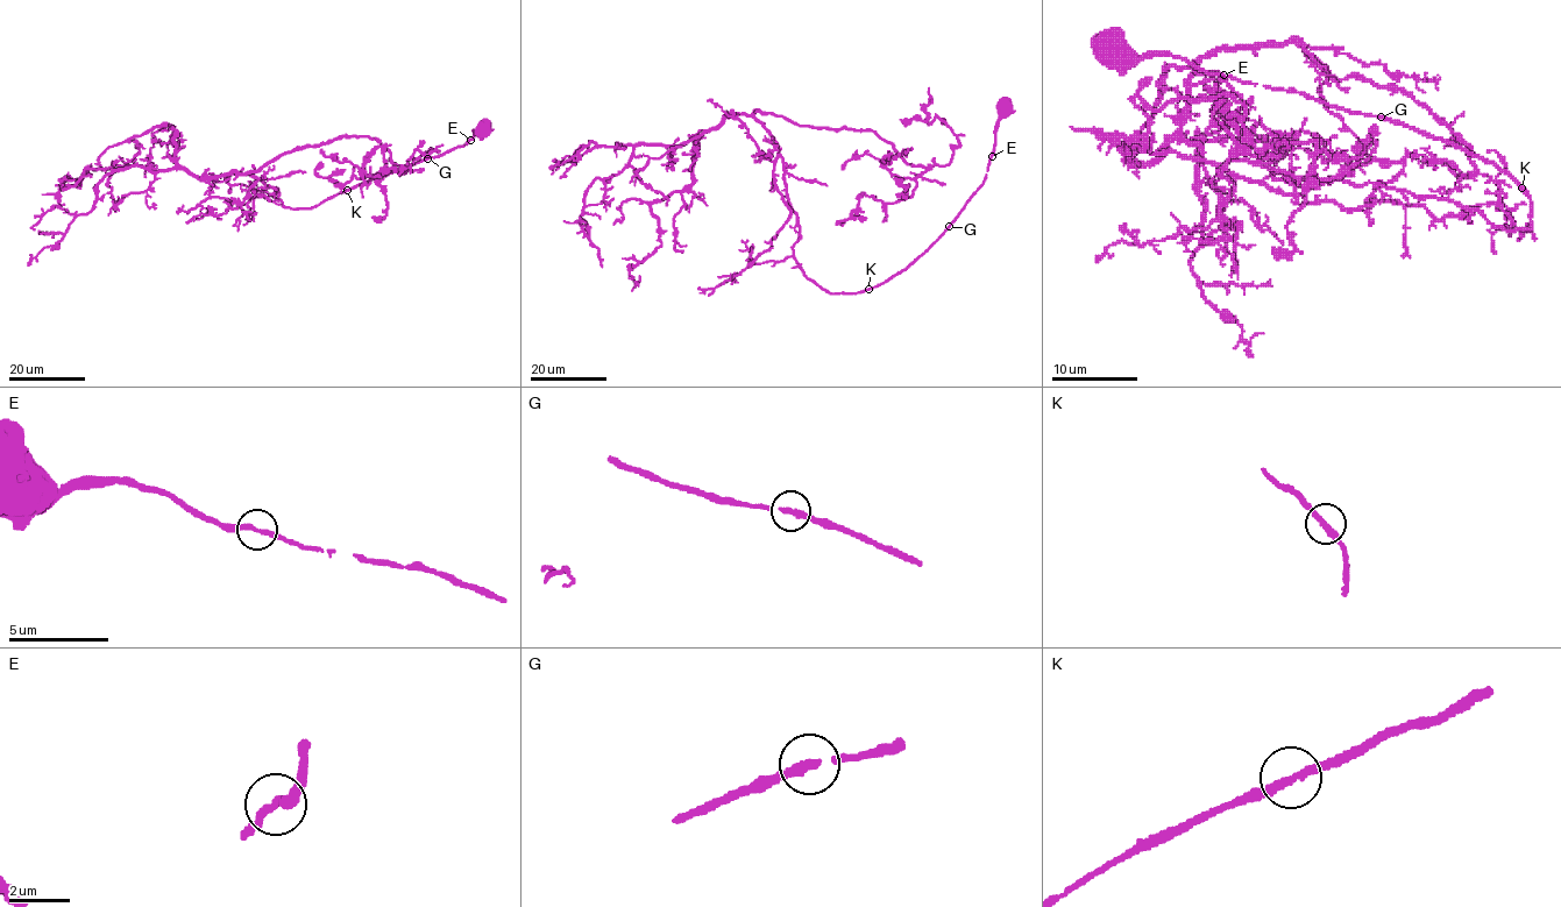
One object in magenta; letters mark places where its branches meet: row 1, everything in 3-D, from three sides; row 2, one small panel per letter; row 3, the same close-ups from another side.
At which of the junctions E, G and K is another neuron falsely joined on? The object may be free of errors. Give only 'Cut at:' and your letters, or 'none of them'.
Cut at: none of them

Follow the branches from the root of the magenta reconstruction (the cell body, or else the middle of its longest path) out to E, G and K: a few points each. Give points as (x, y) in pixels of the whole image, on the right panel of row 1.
E: (1115, 54), (1121, 66), (1134, 64), (1148, 56), (1179, 56), (1210, 72), (1222, 75)
G: (1115, 54), (1121, 66), (1148, 56), (1179, 56), (1232, 79), (1296, 90), (1349, 112), (1382, 115)
K: (1115, 54), (1121, 66), (1148, 56), (1179, 56), (1232, 79), (1386, 115), (1457, 143), (1522, 186)

